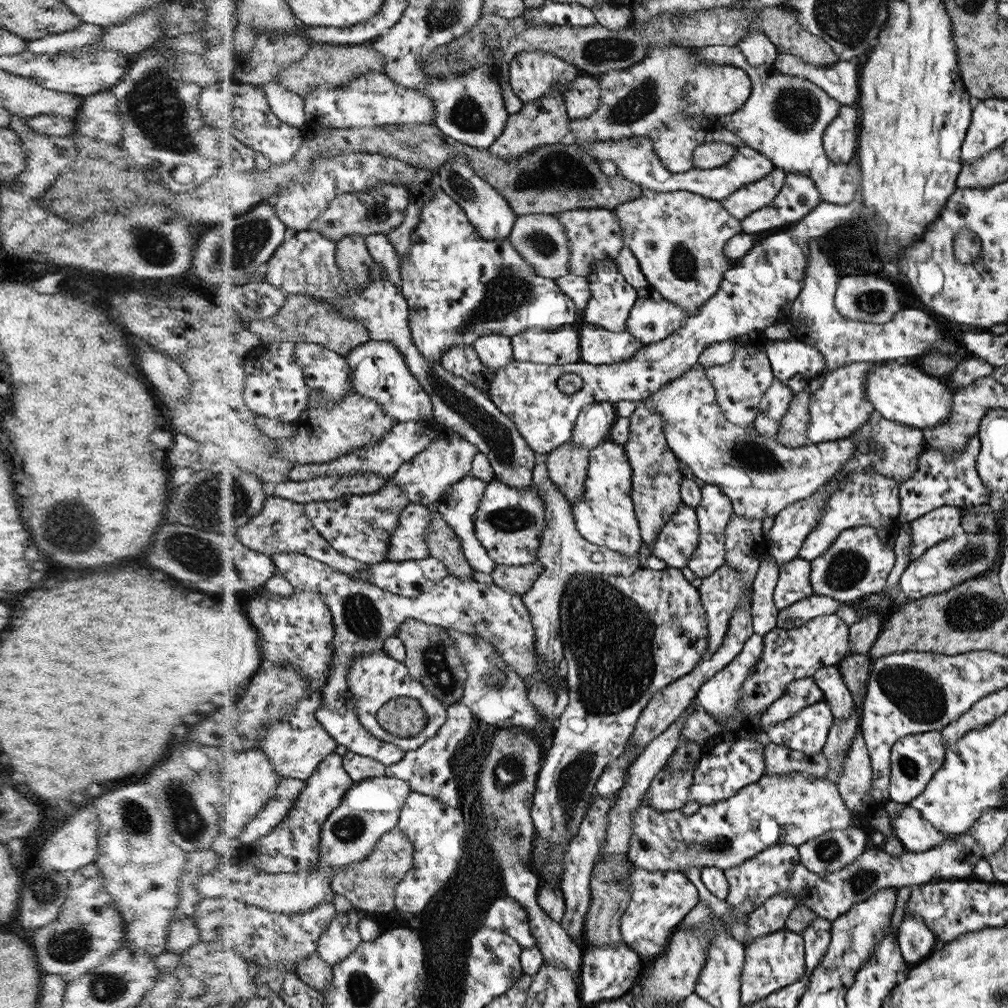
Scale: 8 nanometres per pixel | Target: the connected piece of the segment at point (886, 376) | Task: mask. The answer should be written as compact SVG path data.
M903 361L877 362L873 366L873 371L869 372L866 386L869 400L886 420L924 430L947 422L953 414L954 394L939 378L930 376Z

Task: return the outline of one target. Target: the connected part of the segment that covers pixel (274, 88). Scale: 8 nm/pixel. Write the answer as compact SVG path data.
M270 82L264 86L264 92L269 96L270 105L283 121L295 127L304 128L308 123L306 99L291 91L281 82Z

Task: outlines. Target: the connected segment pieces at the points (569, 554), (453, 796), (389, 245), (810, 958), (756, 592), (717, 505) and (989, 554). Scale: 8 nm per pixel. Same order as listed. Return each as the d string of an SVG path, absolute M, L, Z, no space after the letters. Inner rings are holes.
M538 456L533 468L533 486L546 500L546 516L548 522L544 534L542 534L540 550L537 560L541 562L543 572L538 576L533 587L523 594L524 601L528 605L532 616L533 627L536 634L536 651L542 658L542 662L552 662L554 666L563 665L565 658L565 643L561 639L561 600L565 594L568 583L574 576L581 573L600 573L610 576L628 577L641 568L639 554L632 557L611 551L608 547L590 543L578 532L577 521L573 517L573 506L566 499L557 484L548 475L545 456Z
M466 703L453 704L449 707L448 722L441 728L438 736L430 739L422 748L409 751L409 754L406 754L406 758L402 762L388 766L387 776L409 782L413 792L420 792L427 796L437 797L443 800L445 804L459 808L460 804L462 804L460 802L462 800L460 798L462 796L460 794L460 784L454 782L456 774L450 772L452 770L450 764L452 764L452 758L454 758L458 746L468 738L470 726L472 726L472 720L474 718L475 716Z
M384 233L368 235L366 241L370 245L375 261L388 267L390 279L396 282L398 287L404 288L403 260L390 235Z
M818 917L801 933L805 939L806 971L812 972L824 958L830 946L831 929L832 921Z
M770 554L760 558L760 566L754 580L751 611L754 633L764 636L778 626L778 607L774 604L773 594L779 580L779 565L770 560Z
M704 484L701 488L701 501L695 508L699 524L699 544L688 561L688 568L700 579L711 576L717 568L724 565L725 560L725 530L730 517L734 513L732 501L720 487Z
M961 534L952 535L942 540L936 547L930 548L920 558L909 562L900 576L898 588L910 600L950 591L965 583L966 580L985 576L996 566L998 556L998 536L996 534Z

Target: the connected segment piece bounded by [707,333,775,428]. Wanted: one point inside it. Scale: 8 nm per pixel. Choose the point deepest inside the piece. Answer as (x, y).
(741, 385)

